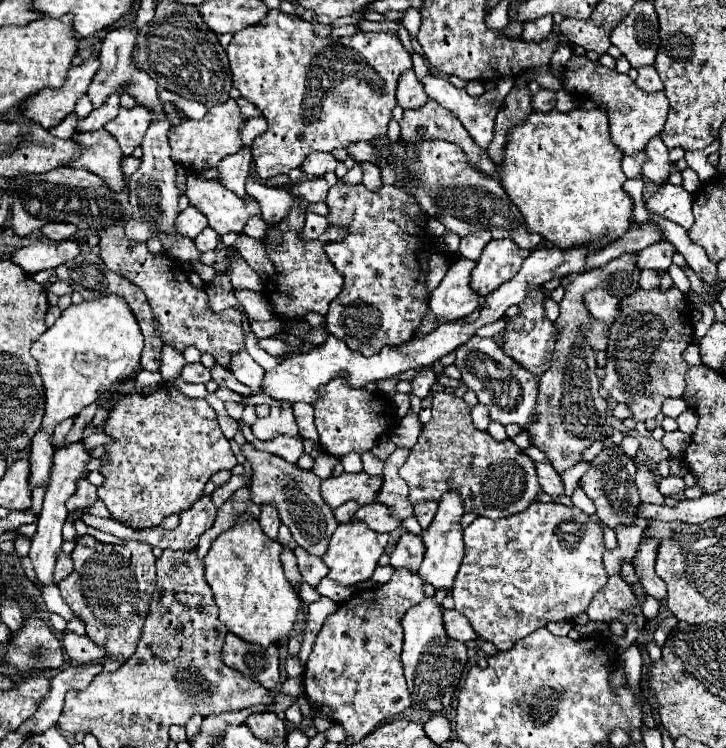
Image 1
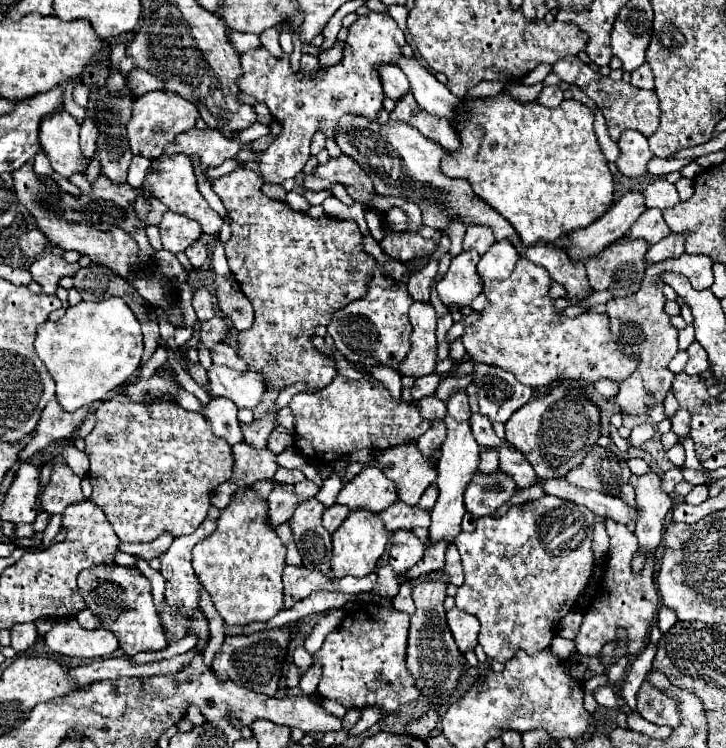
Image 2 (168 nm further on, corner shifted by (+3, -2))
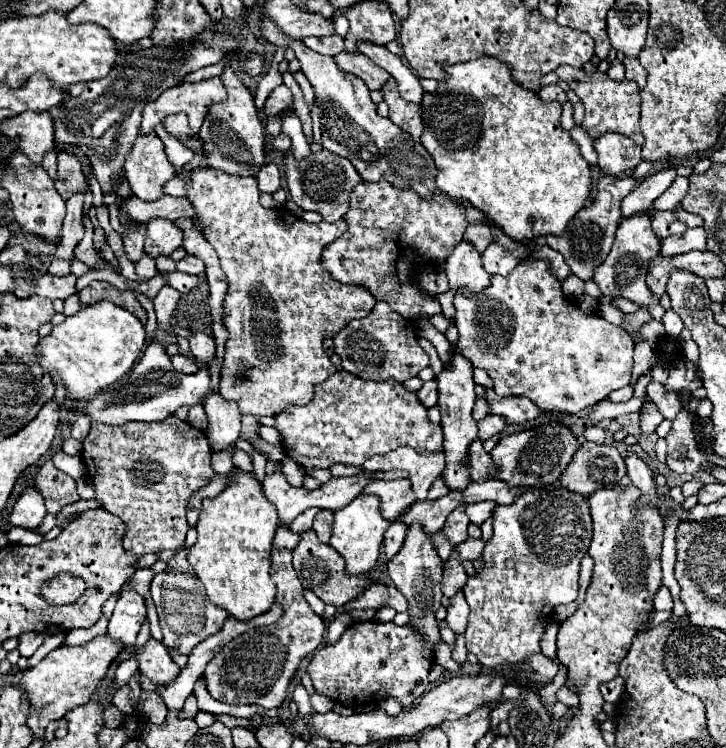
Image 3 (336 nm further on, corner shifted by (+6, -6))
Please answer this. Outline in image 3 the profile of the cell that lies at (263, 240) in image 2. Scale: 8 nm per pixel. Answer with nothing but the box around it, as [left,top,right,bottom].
[164,167,376,415]

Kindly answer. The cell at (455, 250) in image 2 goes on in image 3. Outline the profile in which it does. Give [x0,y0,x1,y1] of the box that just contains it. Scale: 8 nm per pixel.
[320,181,468,321]

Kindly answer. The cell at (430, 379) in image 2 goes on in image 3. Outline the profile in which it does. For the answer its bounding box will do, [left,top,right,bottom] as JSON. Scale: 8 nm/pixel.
[418,381,438,407]

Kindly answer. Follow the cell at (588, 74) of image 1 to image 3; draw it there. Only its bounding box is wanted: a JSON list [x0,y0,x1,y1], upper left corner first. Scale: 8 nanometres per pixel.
[556,65,644,145]

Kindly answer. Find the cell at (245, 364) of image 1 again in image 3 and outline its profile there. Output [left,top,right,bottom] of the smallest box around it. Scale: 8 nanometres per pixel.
[188,333,214,363]

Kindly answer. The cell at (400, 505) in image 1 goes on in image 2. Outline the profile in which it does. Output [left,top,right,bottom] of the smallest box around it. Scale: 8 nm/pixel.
[379,443,437,505]

